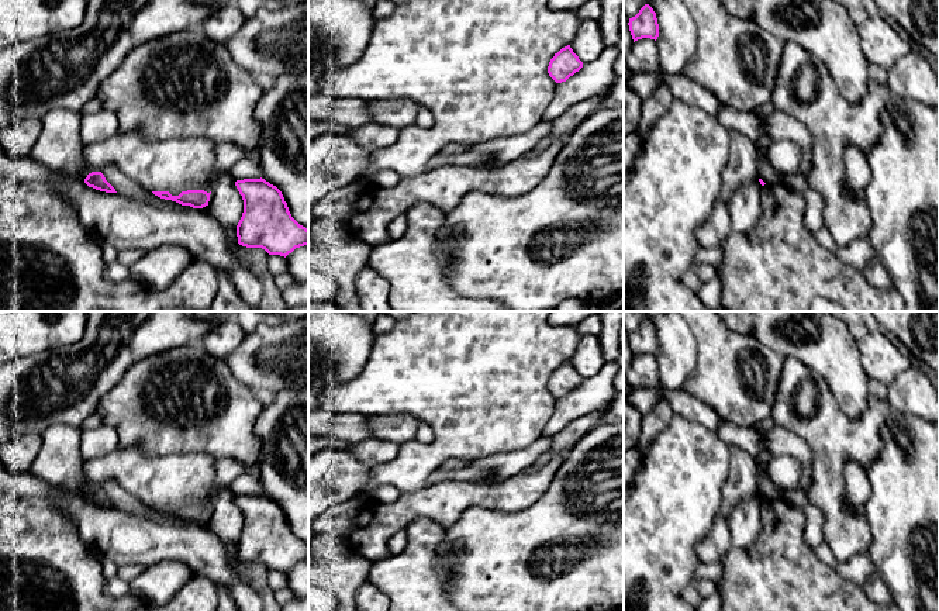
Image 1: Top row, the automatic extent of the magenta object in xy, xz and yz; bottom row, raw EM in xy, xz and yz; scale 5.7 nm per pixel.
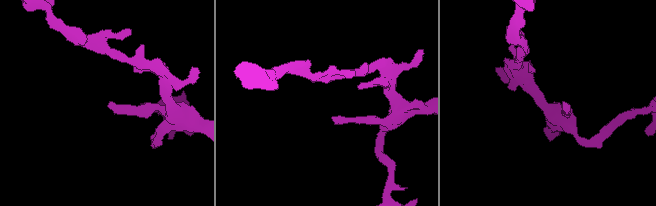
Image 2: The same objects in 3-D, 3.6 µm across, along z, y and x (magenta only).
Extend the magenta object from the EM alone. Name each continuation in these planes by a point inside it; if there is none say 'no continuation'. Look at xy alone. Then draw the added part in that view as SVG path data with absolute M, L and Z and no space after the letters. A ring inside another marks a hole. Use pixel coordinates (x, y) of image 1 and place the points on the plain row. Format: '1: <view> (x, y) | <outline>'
no continuation

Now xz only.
no continuation

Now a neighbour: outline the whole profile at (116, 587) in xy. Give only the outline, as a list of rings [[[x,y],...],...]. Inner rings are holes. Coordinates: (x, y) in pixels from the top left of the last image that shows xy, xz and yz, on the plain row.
[[[114,576],[106,580],[106,591],[111,597],[125,597],[130,596],[131,588],[130,588],[130,583]]]

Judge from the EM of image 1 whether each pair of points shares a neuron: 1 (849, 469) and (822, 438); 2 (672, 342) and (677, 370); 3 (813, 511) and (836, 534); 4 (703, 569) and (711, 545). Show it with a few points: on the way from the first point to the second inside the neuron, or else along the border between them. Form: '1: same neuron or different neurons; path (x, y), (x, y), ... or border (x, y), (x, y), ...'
1: different neurons; border (848, 461), (843, 466), (843, 479), (851, 497)
2: same neuron; path (676, 349), (676, 363)
3: different neurons; border (807, 500), (822, 515), (824, 541)
4: different neurons; border (720, 561), (701, 563)

